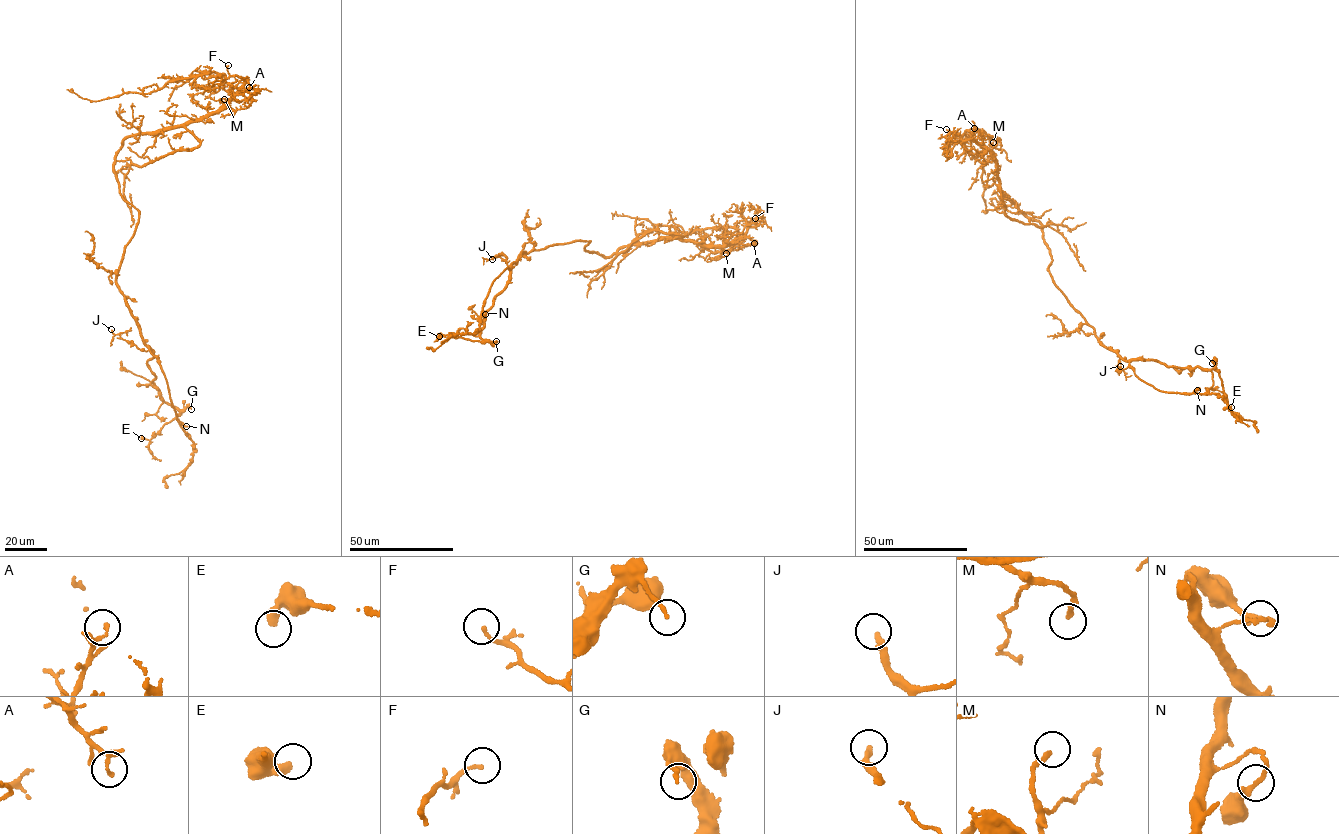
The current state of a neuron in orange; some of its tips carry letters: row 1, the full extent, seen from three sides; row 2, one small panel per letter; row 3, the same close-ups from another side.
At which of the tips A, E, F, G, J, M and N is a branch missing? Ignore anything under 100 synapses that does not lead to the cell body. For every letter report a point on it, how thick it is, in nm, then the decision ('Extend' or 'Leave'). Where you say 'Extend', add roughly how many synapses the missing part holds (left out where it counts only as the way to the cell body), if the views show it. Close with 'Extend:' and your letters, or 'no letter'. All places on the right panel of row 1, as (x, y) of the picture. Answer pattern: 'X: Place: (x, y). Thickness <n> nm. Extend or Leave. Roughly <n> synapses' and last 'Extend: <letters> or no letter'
A: Place: (974, 128). Thickness 120 nm. Leave
E: Place: (1231, 407). Thickness 380 nm. Leave
F: Place: (946, 129). Thickness 140 nm. Leave
G: Place: (1212, 363). Thickness 150 nm. Leave
J: Place: (1120, 366). Thickness 200 nm. Leave
M: Place: (993, 142). Thickness 180 nm. Leave
N: Place: (1197, 390). Thickness 190 nm. Leave
Extend: no letter

